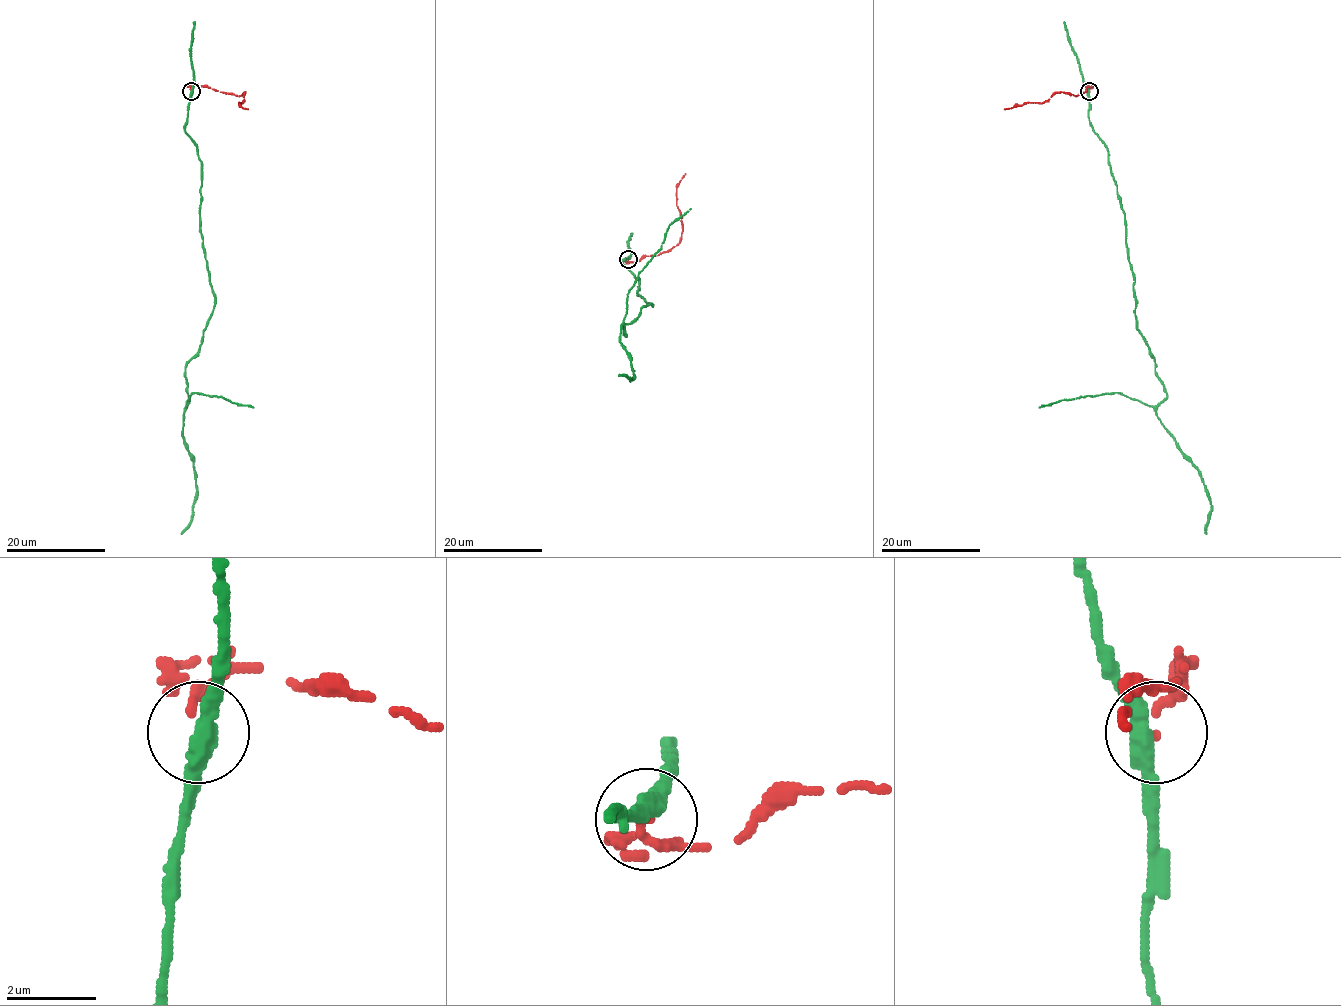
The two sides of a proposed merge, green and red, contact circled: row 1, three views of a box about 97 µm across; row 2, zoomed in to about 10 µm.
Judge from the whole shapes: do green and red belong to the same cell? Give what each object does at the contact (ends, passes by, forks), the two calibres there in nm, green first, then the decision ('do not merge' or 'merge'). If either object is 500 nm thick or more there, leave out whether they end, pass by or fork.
green passes by; red passes by; 400 nm thick on the green side, 130 nm on the other; do not merge

